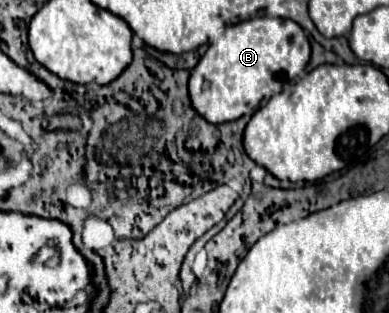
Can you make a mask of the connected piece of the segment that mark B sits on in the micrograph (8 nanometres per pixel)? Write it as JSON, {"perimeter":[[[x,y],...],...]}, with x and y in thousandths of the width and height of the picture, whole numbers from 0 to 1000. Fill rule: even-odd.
{"perimeter":[[[645,58],[589,83],[578,109],[537,147],[491,224],[491,339],[542,396],[573,396],[645,364],[676,313],[712,300],[733,268],[758,262],[794,198],[799,147],[769,77],[733,58]]]}

